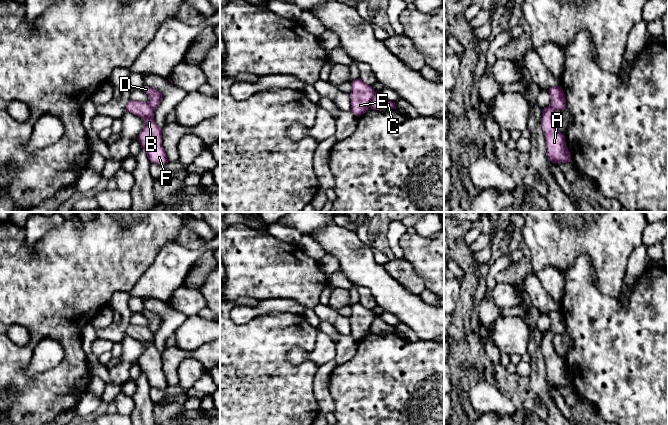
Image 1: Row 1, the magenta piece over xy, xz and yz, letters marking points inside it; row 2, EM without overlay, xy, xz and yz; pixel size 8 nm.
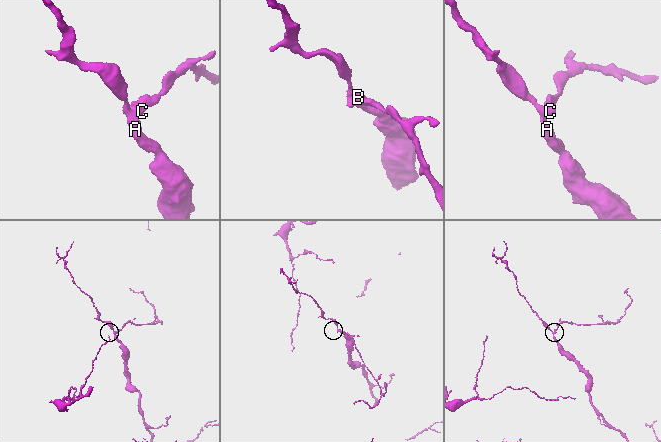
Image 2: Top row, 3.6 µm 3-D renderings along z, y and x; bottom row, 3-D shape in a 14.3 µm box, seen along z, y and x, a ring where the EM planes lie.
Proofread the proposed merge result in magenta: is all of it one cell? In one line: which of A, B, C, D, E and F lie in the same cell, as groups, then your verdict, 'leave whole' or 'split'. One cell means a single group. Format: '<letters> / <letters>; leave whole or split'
A B E F / C D; split

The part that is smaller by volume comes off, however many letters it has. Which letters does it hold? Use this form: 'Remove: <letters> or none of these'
Remove: C, D

